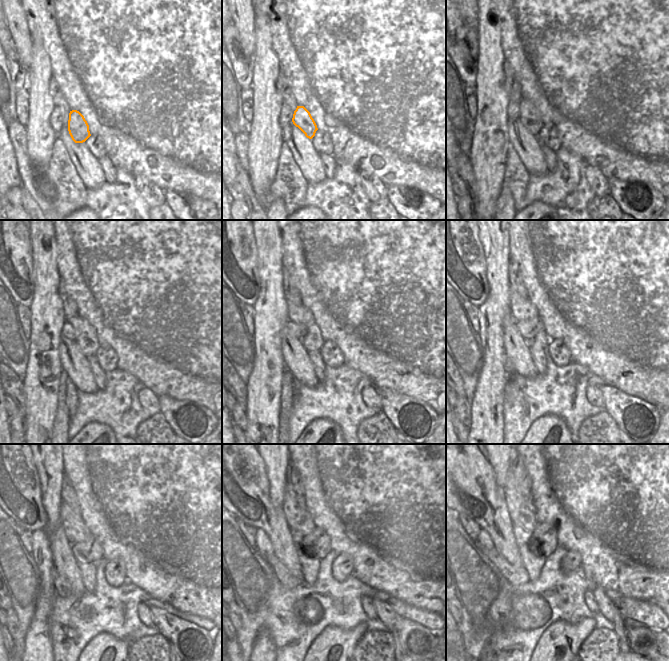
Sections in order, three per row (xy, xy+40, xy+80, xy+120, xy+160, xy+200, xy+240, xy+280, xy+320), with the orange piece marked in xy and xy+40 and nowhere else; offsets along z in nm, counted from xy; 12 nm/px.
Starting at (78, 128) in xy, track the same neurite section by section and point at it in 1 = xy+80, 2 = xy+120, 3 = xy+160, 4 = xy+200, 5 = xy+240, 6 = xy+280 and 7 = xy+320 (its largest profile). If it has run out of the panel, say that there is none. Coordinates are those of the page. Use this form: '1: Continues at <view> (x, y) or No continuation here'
1: Continues at xy+80 (529, 116)
2: Continues at xy+120 (86, 338)
3: Continues at xy+160 (313, 340)
4: Continues at xy+200 (522, 308)
5: Continues at xy+240 (71, 518)
6: Continues at xy+280 (298, 517)
7: Continues at xy+320 (518, 489)

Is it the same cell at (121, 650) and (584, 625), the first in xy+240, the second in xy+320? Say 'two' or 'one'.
one

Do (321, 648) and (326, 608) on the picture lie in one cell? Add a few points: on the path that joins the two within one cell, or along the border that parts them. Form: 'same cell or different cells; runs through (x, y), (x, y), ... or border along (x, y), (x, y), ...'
different cells; border along (347, 629), (328, 625), (308, 647)

